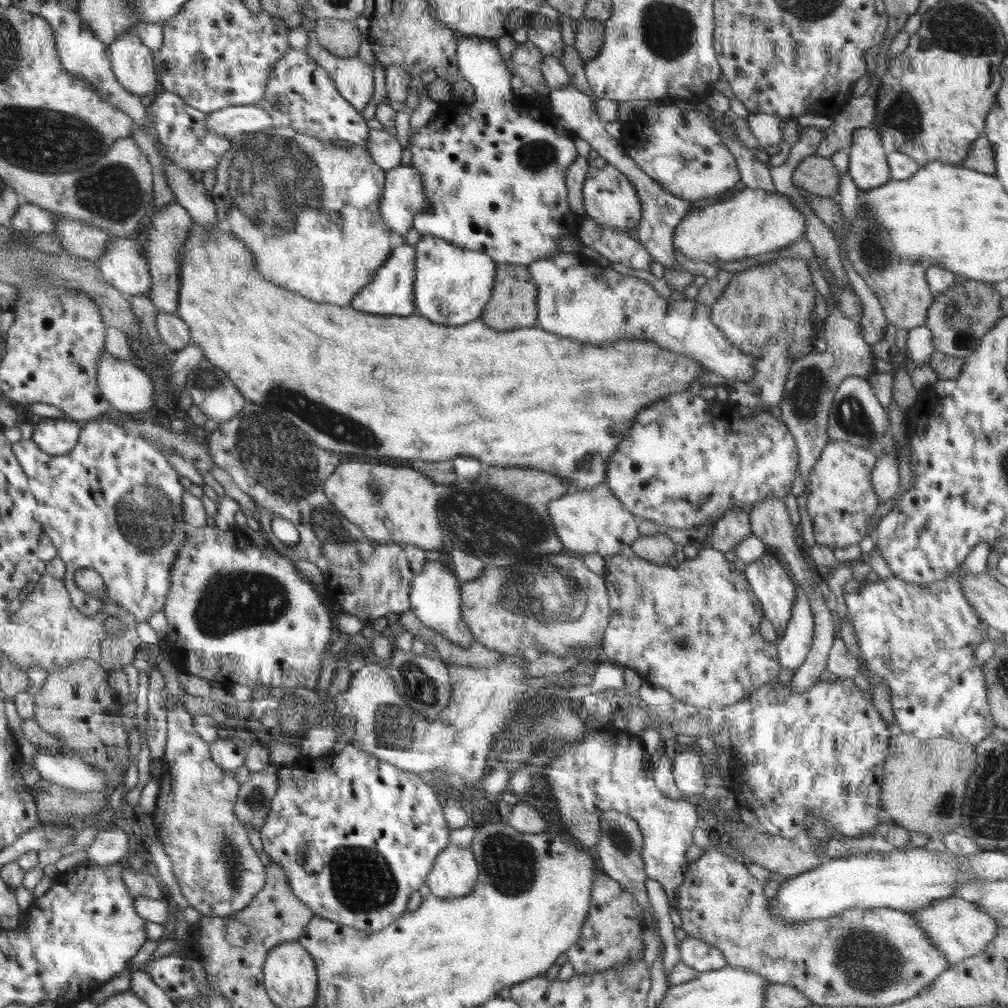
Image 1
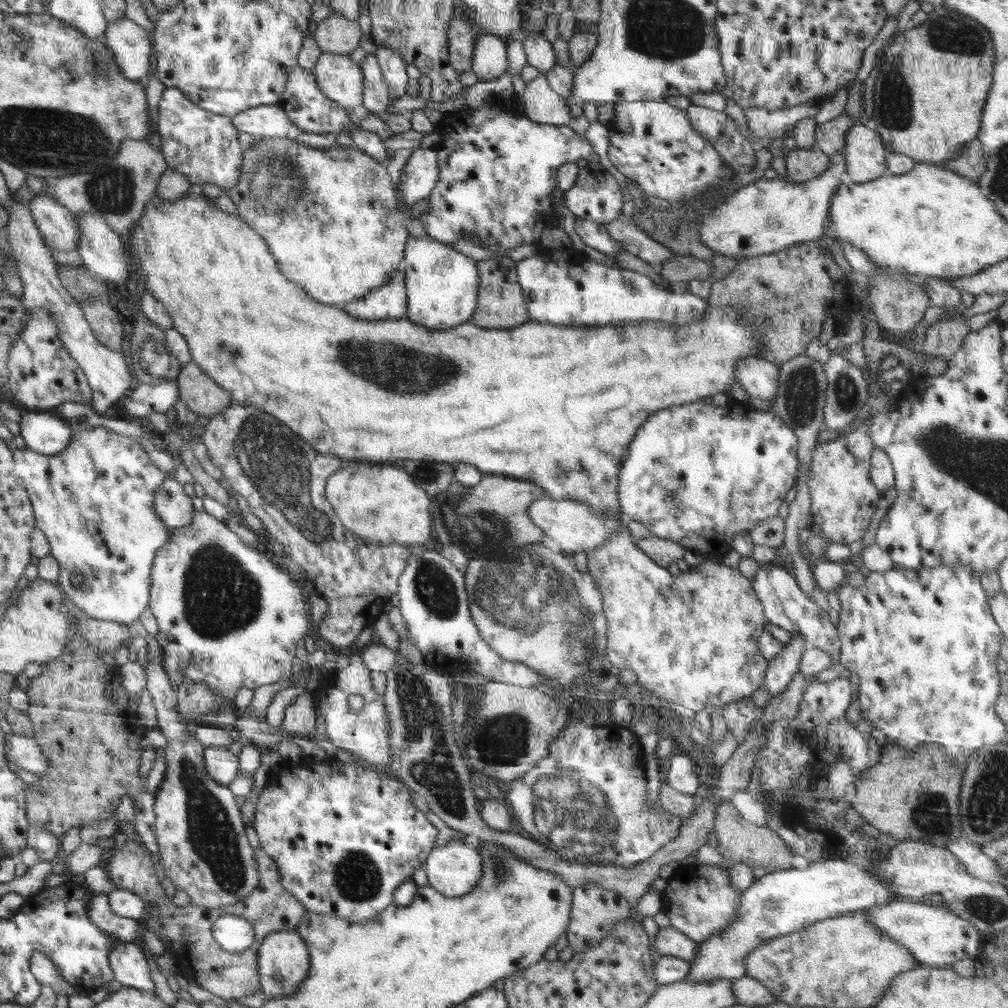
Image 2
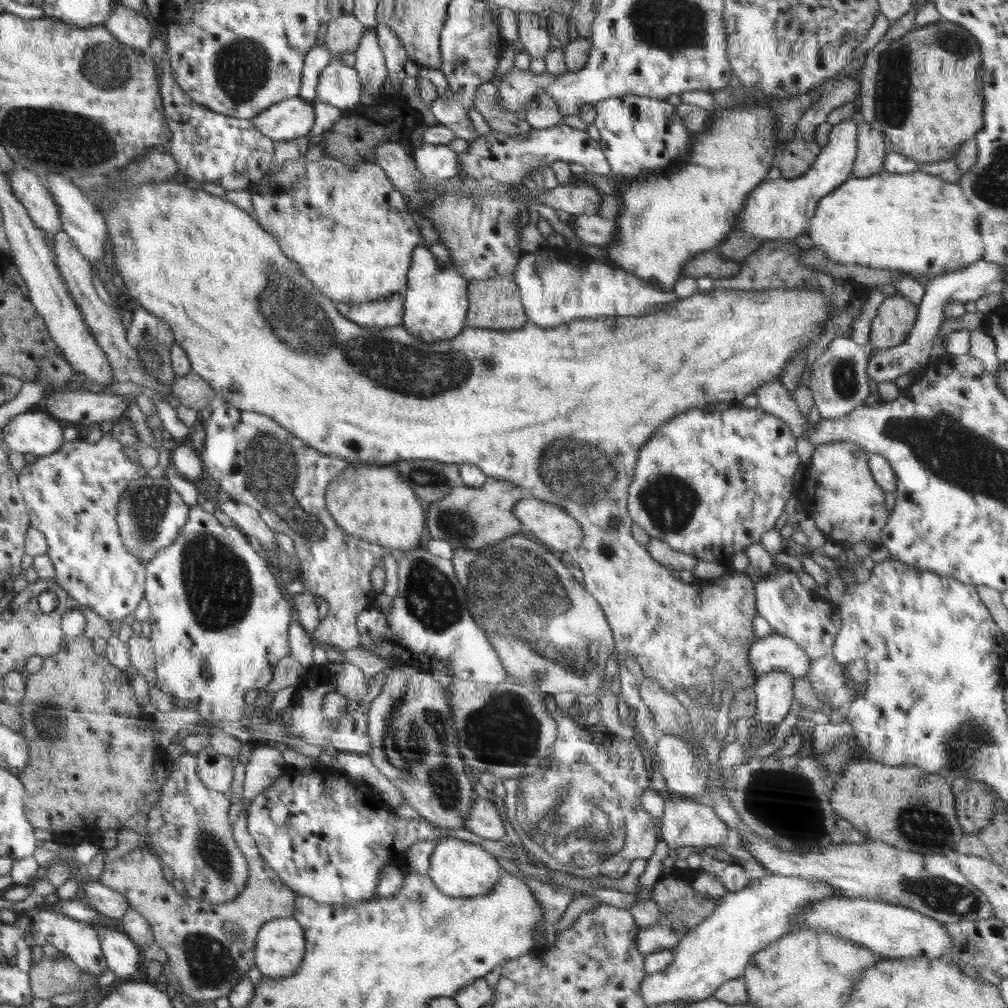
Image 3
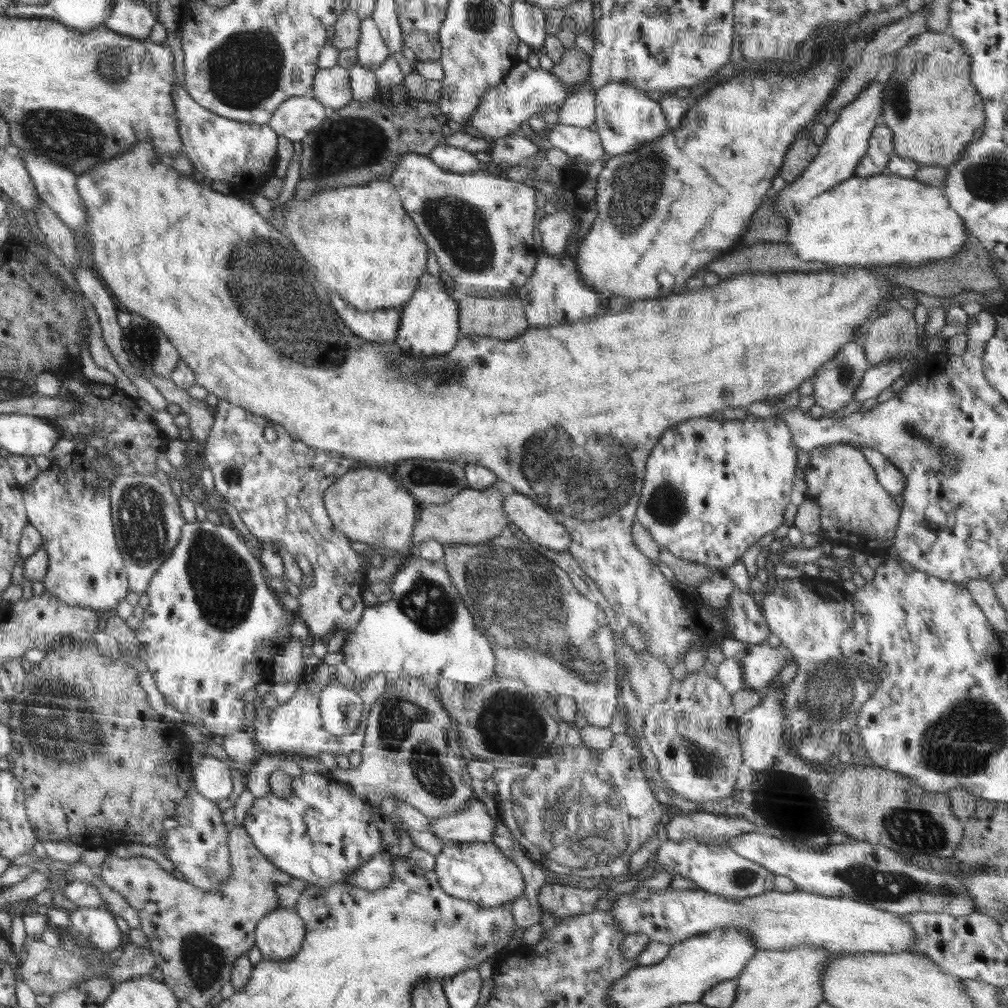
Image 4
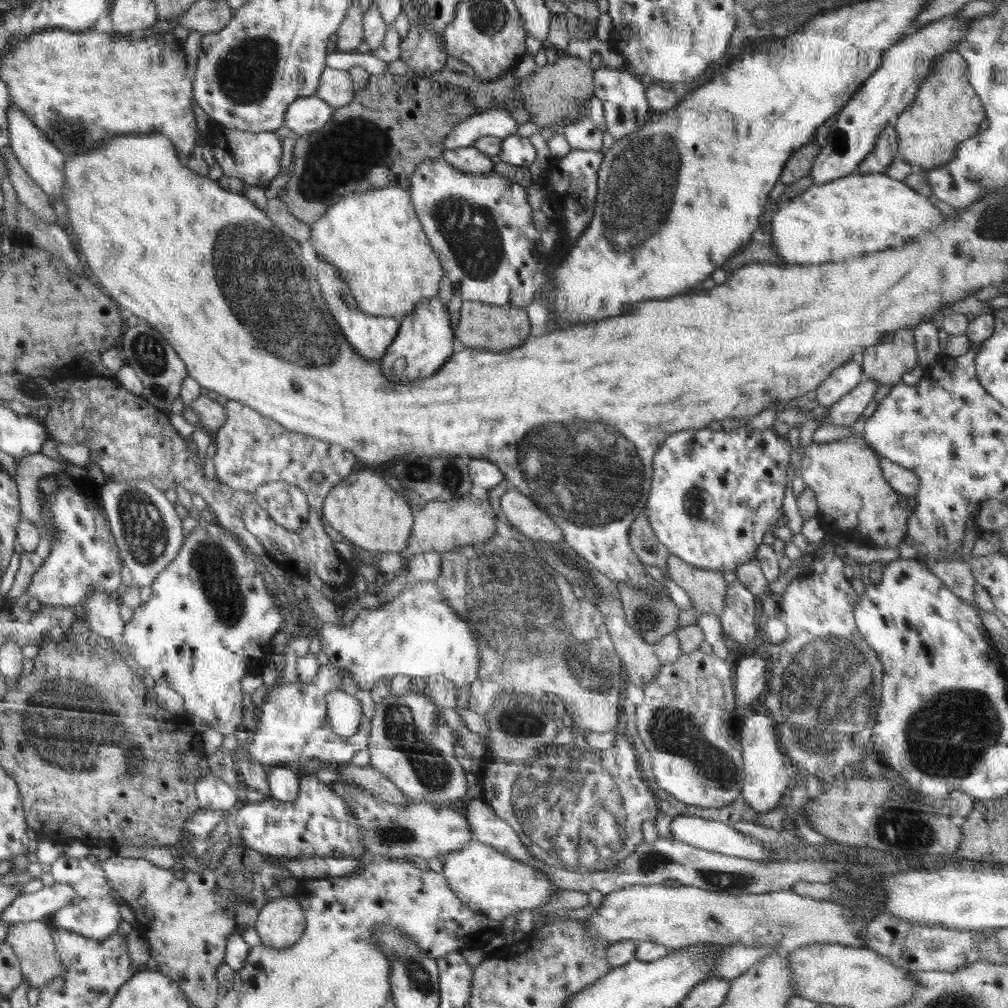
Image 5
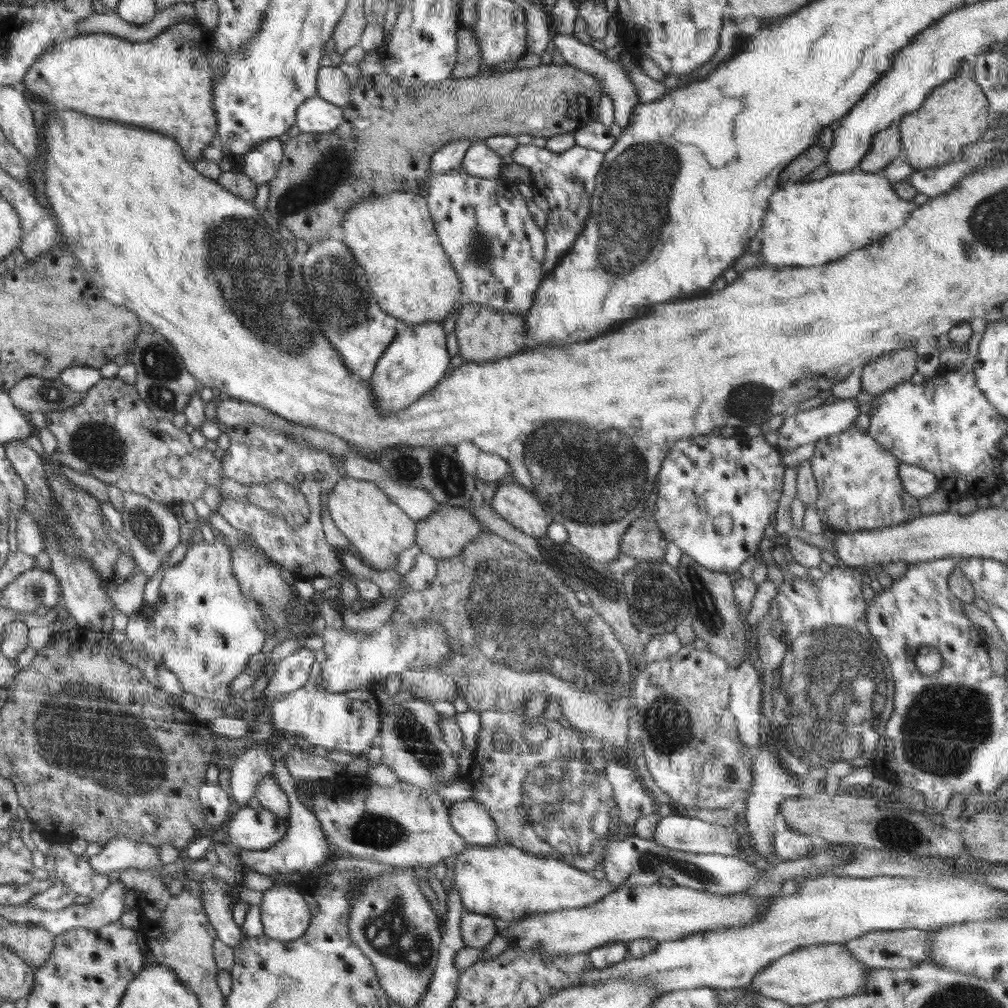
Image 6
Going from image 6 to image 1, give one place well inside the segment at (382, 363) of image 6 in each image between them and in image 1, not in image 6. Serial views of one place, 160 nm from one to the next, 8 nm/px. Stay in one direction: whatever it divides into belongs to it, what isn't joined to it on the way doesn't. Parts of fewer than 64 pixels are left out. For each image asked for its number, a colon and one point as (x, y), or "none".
1: (453, 284)
2: (442, 284)
3: (436, 306)
4: (430, 326)
5: (427, 340)

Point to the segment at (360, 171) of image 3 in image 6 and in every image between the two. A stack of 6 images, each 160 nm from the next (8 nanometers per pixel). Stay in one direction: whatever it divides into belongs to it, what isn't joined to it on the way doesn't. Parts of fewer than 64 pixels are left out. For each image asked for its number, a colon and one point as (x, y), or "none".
4: (366, 247)
5: (375, 237)
6: (394, 240)

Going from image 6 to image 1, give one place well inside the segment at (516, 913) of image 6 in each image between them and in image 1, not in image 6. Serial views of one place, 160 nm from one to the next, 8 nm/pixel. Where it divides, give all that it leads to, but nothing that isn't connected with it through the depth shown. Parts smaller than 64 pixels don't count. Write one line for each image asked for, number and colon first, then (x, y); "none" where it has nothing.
1: (455, 872)
2: (454, 869)
3: (458, 868)
4: (477, 871)
5: (488, 882)

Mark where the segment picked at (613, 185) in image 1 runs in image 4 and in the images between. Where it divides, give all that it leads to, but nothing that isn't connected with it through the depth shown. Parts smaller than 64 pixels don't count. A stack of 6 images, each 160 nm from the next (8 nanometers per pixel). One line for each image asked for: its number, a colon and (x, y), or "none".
2: (596, 196)
3: (584, 199)
4: (480, 227)

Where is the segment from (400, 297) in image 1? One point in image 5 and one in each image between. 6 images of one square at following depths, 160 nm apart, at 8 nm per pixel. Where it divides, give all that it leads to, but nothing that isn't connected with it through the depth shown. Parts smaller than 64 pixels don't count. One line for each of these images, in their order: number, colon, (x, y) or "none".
2: (386, 302)
3: (387, 313)
4: (381, 326)
5: (371, 336)

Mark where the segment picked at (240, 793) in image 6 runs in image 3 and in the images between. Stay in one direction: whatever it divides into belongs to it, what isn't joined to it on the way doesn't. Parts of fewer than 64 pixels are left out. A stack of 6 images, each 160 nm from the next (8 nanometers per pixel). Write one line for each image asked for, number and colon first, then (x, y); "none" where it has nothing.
3: (303, 719)
4: (294, 729)
5: (290, 726)

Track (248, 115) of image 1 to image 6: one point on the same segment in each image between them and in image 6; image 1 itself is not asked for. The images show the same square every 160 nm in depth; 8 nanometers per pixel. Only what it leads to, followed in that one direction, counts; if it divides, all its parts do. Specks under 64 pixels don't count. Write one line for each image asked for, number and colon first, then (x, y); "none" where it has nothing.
2: (270, 121)
3: (289, 119)
4: (295, 119)
5: (307, 114)
6: (317, 115)

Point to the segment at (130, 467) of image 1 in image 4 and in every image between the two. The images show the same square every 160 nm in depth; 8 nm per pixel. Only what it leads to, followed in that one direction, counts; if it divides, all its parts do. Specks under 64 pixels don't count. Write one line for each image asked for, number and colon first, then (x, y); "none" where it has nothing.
2: (93, 501)
3: (71, 496)
4: (69, 504)

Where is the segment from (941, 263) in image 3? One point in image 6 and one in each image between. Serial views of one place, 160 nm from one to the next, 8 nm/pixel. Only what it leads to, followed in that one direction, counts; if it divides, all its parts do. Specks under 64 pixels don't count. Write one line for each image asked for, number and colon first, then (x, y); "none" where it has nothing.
4: (871, 221)
5: (858, 213)
6: (852, 209)

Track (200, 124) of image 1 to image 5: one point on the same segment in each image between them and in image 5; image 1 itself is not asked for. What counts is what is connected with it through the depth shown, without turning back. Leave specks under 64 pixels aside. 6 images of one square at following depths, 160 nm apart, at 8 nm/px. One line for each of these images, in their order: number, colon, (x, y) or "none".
2: (197, 144)
3: (207, 146)
4: (222, 149)
5: (253, 157)

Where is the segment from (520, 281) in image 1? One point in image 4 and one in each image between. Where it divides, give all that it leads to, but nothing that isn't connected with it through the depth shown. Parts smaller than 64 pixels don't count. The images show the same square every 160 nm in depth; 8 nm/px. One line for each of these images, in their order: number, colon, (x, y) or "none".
2: (500, 305)
3: (495, 304)
4: (505, 319)

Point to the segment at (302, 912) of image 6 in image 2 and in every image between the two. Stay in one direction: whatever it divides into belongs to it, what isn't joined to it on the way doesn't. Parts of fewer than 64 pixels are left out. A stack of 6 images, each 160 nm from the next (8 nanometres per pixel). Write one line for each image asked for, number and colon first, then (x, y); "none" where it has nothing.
2: (284, 961)
3: (279, 951)
4: (280, 934)
5: (281, 922)

